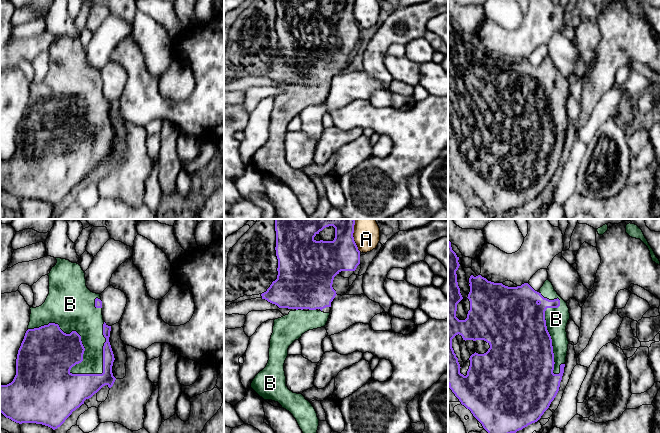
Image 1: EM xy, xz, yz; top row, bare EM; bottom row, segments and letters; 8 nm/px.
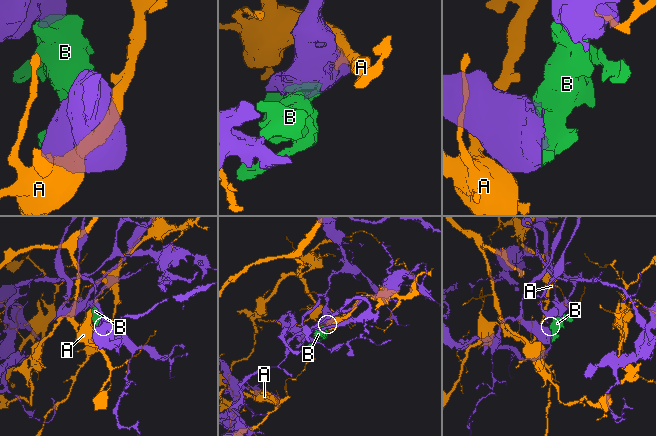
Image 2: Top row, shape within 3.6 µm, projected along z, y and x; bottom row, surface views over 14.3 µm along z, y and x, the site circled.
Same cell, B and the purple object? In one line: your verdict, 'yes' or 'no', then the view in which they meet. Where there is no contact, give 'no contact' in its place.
yes; contact in xy

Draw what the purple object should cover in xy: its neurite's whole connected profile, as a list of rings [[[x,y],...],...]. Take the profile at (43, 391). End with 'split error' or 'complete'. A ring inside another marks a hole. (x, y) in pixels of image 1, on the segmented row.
[[[56,258],[57,263],[52,267],[49,276],[49,294],[45,302],[36,308],[31,307],[30,322],[28,330],[25,333],[24,339],[18,350],[16,359],[16,375],[13,381],[7,385],[0,385],[0,412],[12,421],[22,423],[42,424],[52,428],[53,430],[60,427],[65,420],[79,408],[86,399],[91,398],[103,386],[107,385],[111,388],[116,380],[112,373],[112,366],[115,360],[114,354],[109,342],[111,326],[108,326],[102,315],[102,301],[100,294],[91,292],[86,286],[85,273],[81,266],[77,263],[72,263],[69,260]]]; split error

